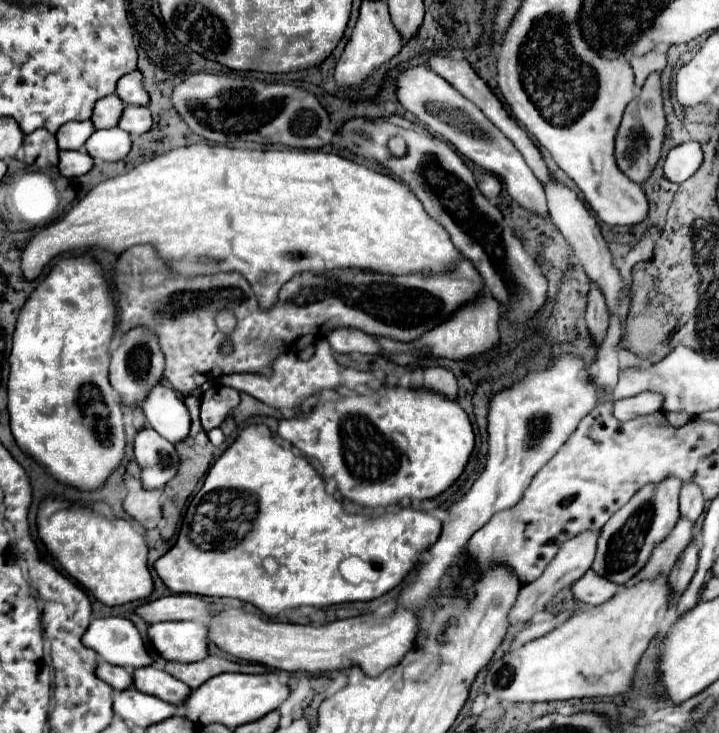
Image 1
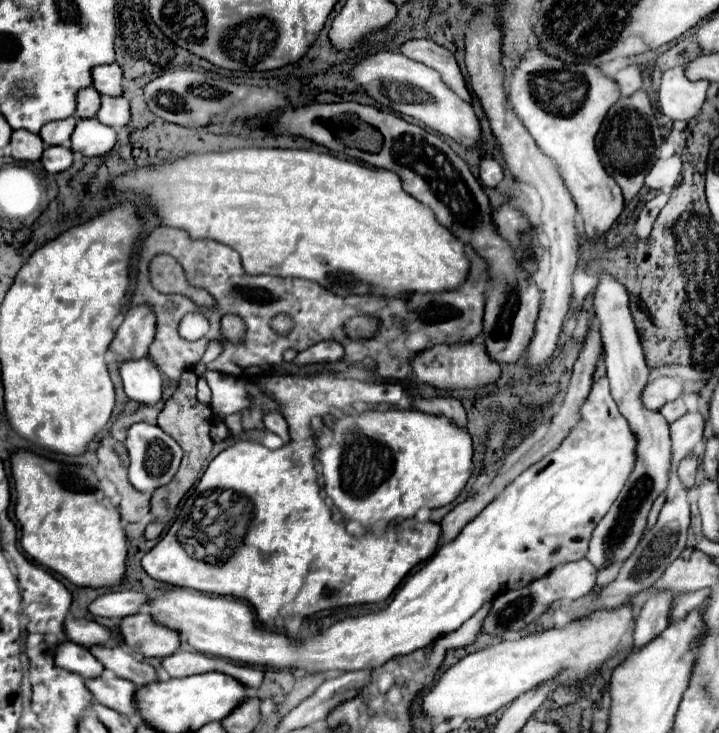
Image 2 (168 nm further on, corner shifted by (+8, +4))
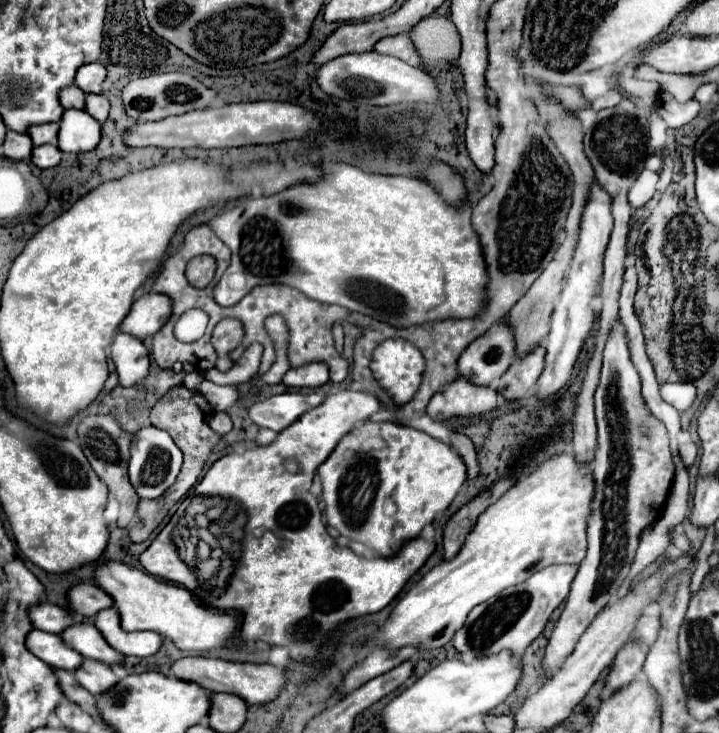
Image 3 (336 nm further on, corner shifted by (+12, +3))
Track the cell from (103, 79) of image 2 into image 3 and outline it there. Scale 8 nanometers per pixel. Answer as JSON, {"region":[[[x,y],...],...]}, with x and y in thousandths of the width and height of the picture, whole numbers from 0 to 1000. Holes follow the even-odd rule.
{"region":[[[120,86],[108,94],[103,105],[103,116],[111,119],[117,127],[142,127],[139,116],[147,105],[147,94],[139,86]]]}

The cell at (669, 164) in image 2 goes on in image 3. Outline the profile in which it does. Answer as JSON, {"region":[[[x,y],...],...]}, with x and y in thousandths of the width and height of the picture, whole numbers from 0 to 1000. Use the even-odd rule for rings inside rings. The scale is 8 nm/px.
{"region":[[[893,233],[887,239],[887,244],[882,247],[882,252],[873,261],[873,277],[879,285],[890,285],[893,280],[898,280],[907,271],[912,247],[915,247],[915,236],[910,236],[910,233]]]}

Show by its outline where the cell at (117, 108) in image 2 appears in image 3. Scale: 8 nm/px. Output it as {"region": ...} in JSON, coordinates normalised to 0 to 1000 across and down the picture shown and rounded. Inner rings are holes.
{"region":[[[139,127],[139,130],[120,130],[120,143],[117,143],[120,154],[125,154],[136,168],[145,168],[147,160],[150,160],[150,149],[153,149],[153,141],[150,135]]]}

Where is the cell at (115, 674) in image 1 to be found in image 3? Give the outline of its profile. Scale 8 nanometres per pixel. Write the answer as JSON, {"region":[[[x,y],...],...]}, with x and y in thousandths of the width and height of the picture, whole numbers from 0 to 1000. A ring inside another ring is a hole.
{"region":[[[45,858],[36,866],[36,883],[53,899],[58,899],[61,905],[67,905],[70,910],[103,915],[114,905],[111,891],[106,891],[103,885],[95,885],[95,880],[89,880],[89,874],[83,872],[83,866],[70,866],[70,864]]]}

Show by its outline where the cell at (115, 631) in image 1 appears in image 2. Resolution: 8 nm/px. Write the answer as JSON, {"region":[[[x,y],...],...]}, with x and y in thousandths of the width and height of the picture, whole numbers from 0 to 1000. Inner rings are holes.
{"region":[[[95,843],[89,851],[89,859],[95,865],[95,870],[117,884],[128,884],[134,879],[145,881],[153,876],[156,865],[147,854],[128,849],[128,846],[106,846],[106,843]]]}

